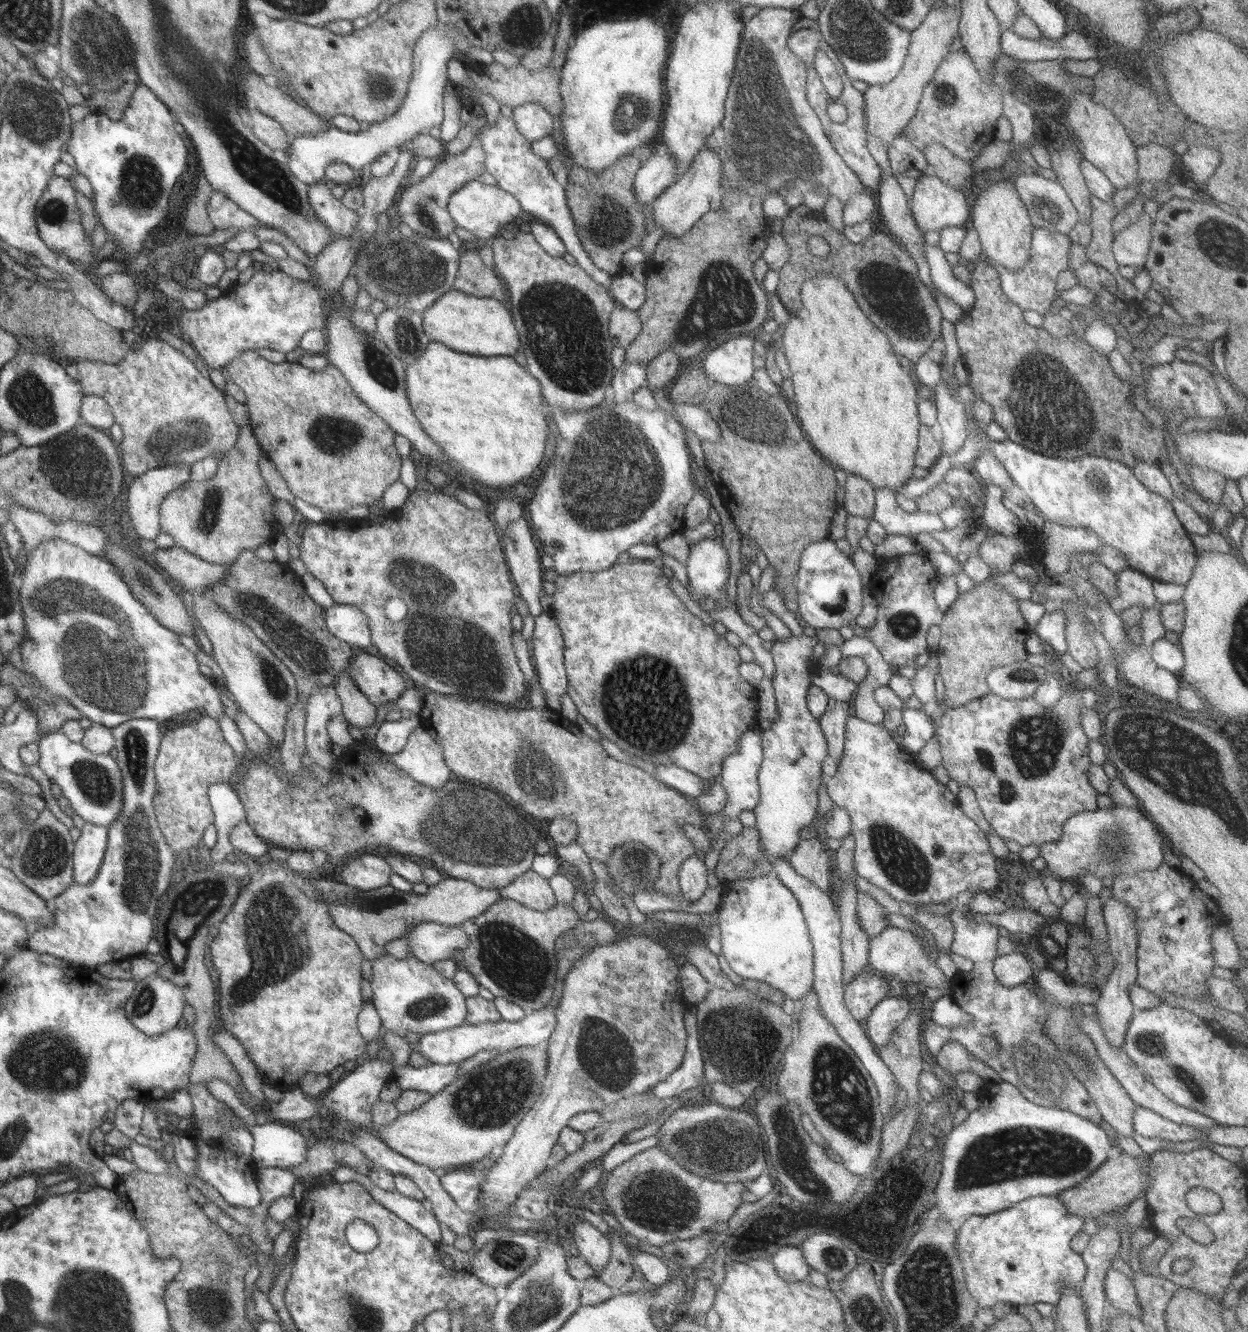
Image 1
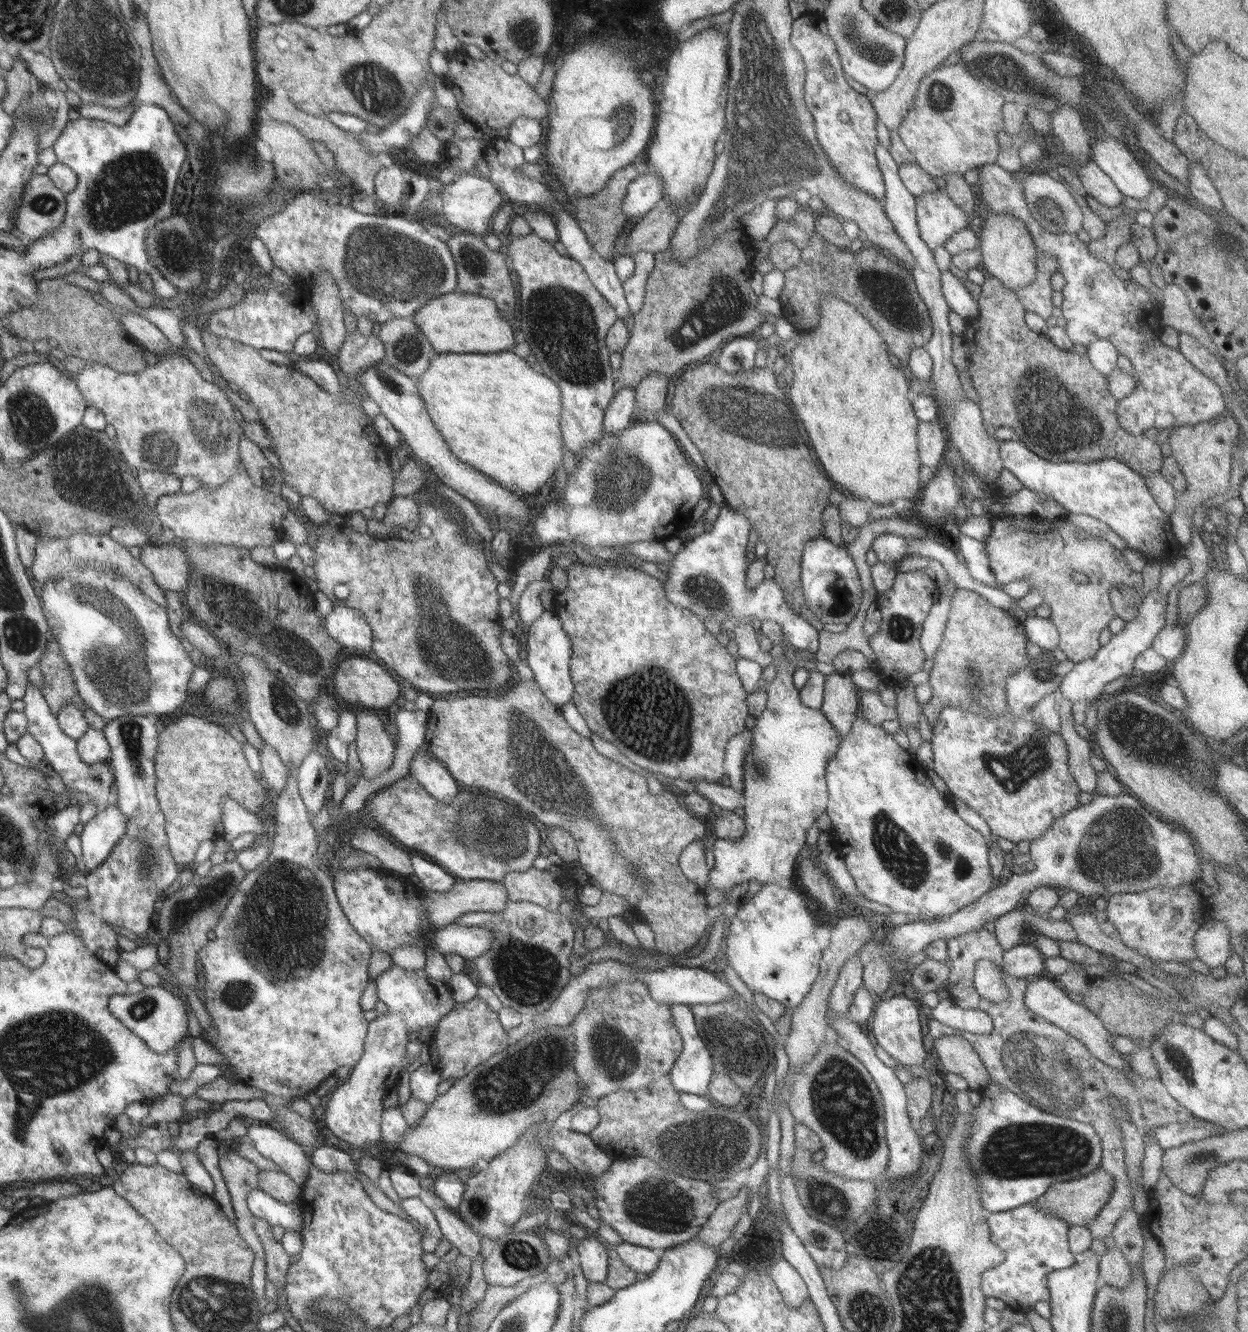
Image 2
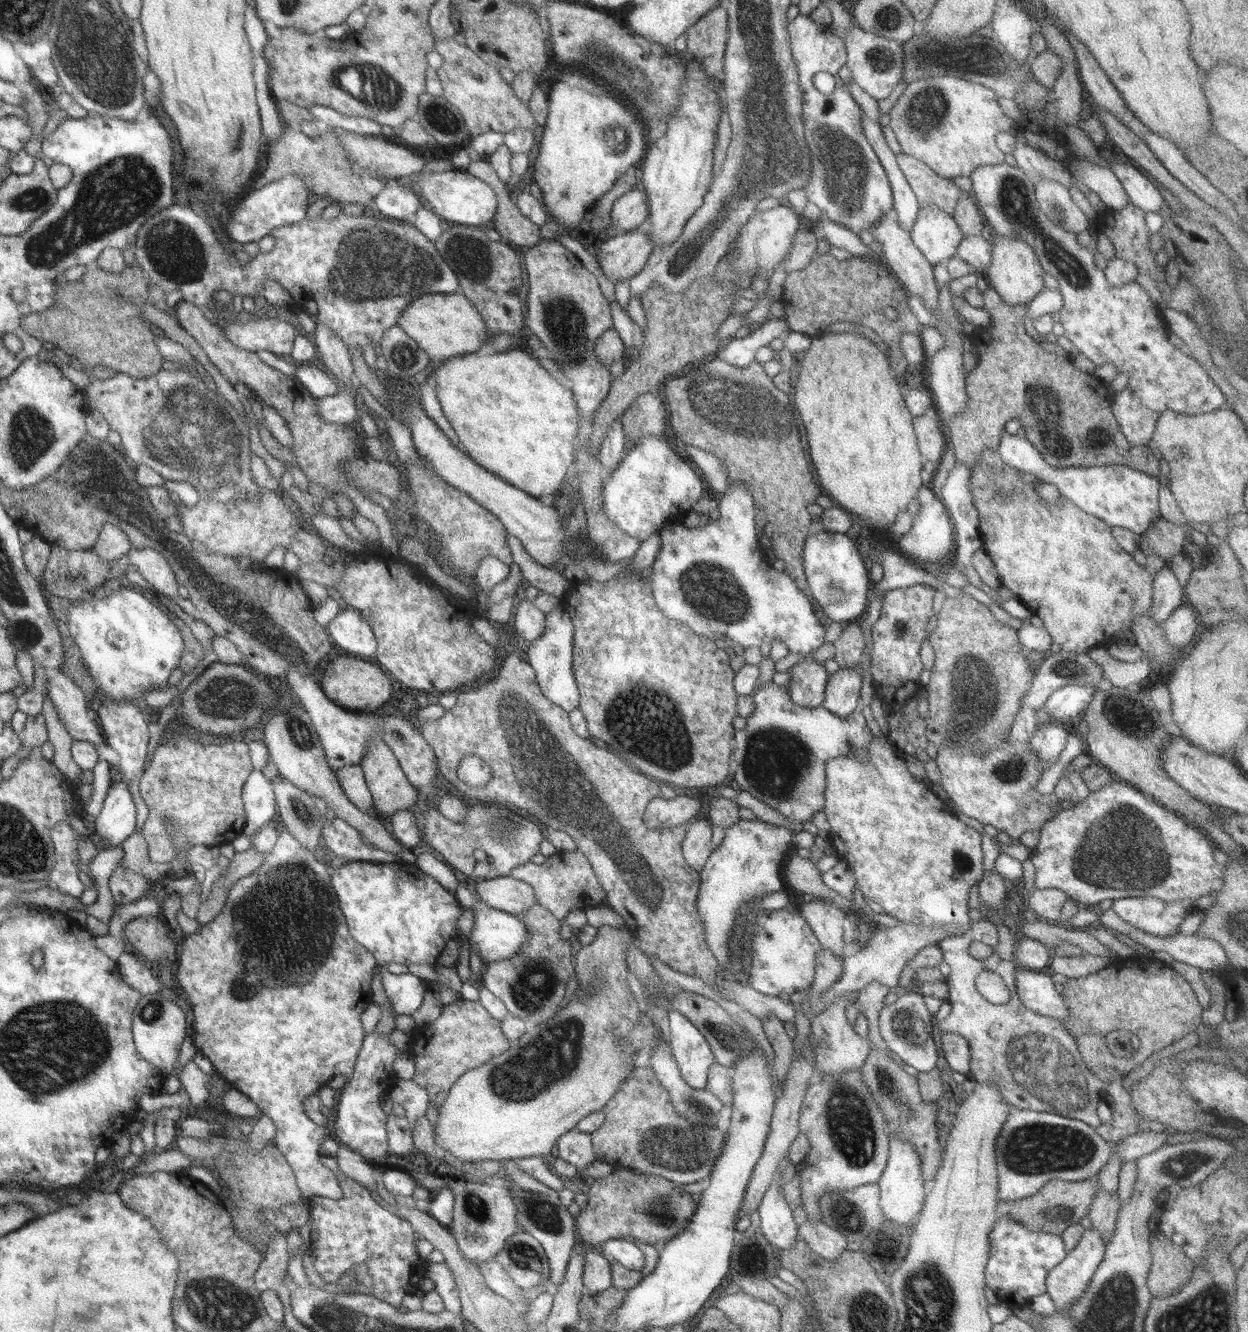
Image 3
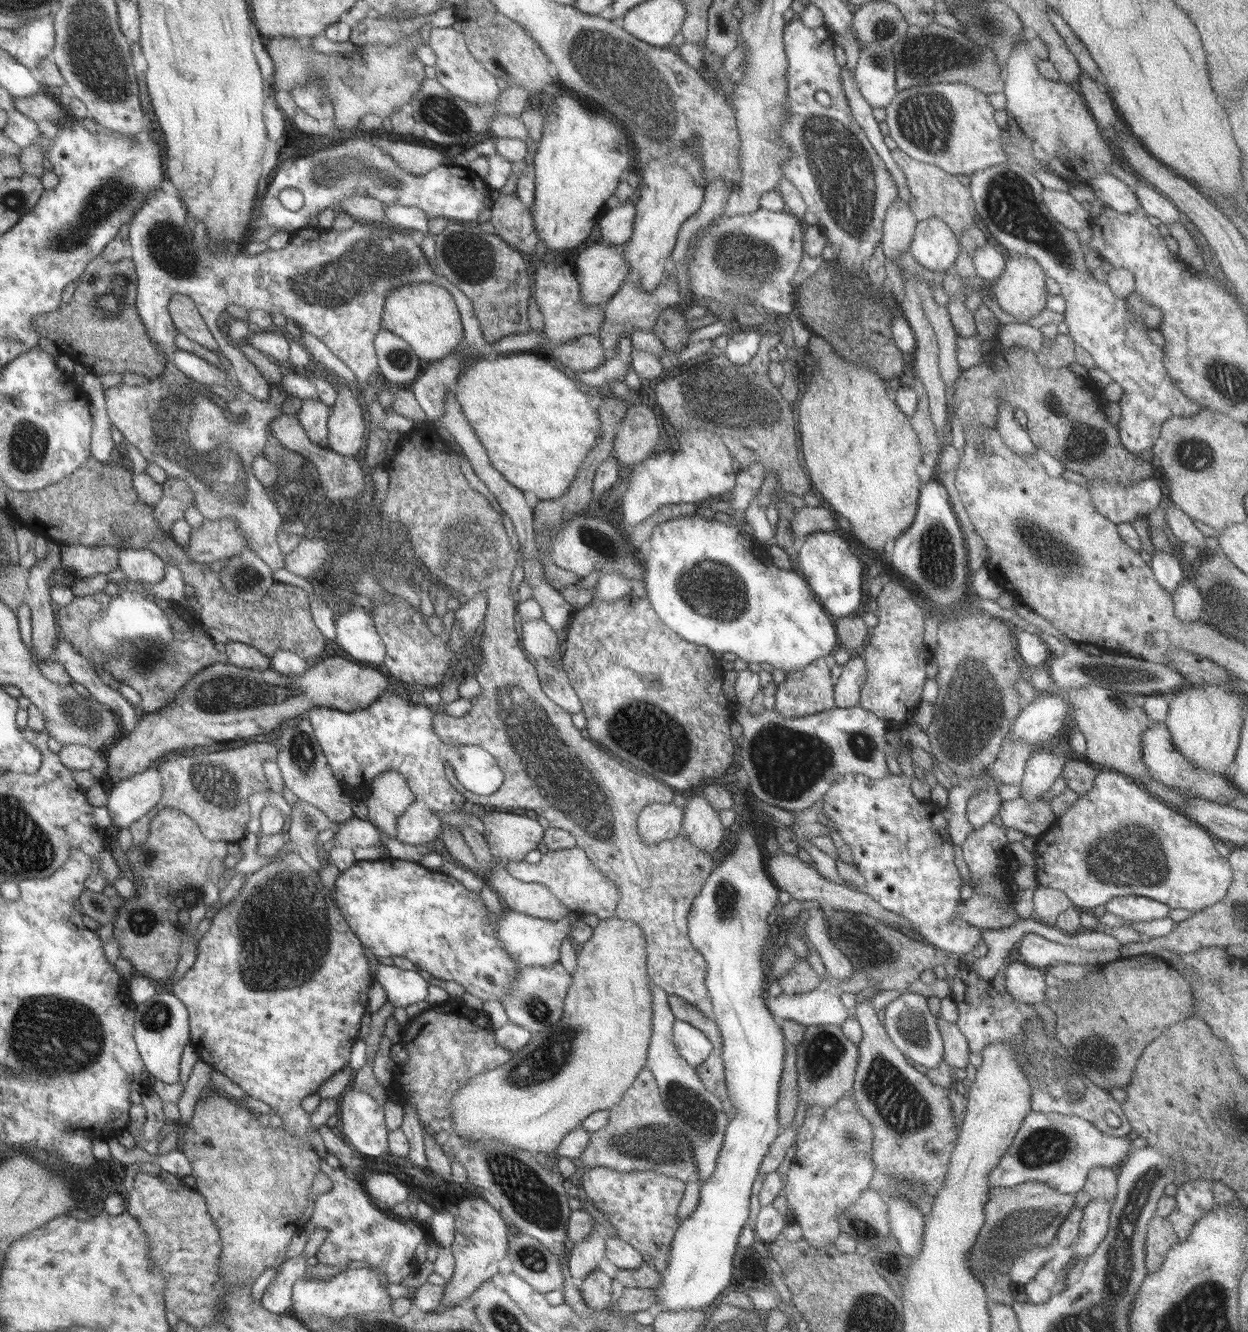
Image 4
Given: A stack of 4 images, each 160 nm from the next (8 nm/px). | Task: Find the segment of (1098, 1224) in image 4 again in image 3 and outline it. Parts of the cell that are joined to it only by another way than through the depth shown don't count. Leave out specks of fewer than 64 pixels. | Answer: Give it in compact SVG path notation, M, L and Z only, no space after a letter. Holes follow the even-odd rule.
M1086 1230L1078 1246L1047 1277L1047 1294L1058 1313L1066 1312L1088 1288L1105 1254L1100 1232Z

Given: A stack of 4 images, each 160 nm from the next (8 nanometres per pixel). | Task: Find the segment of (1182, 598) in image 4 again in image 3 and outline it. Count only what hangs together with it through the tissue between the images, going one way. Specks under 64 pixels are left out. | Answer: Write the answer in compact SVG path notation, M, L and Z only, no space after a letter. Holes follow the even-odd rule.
M1183 602L1172 614L1163 620L1160 629L1166 633L1168 642L1176 648L1182 649L1196 636L1200 630L1199 620L1195 608Z

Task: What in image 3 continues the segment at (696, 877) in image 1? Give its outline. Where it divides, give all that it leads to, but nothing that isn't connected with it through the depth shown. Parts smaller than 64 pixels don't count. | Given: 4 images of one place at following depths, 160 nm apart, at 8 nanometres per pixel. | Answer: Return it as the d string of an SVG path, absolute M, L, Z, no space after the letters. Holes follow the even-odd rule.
M696 817L692 820L692 824L688 825L681 842L685 861L698 872L703 869L713 851L712 830L713 825L708 819Z

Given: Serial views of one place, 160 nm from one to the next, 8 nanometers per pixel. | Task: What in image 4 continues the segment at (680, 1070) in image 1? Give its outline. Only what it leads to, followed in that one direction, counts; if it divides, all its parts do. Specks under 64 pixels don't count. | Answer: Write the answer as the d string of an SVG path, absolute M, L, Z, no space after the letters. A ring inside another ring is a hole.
M675 1020L673 1024L673 1043L680 1056L694 1068L710 1053L716 1052L710 1039L689 1022Z

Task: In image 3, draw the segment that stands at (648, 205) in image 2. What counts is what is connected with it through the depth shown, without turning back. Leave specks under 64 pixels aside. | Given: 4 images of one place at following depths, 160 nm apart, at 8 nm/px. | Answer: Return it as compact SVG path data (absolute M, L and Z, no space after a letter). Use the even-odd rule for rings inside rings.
M635 187L613 204L610 227L617 235L626 234L638 228L648 216L646 193Z

